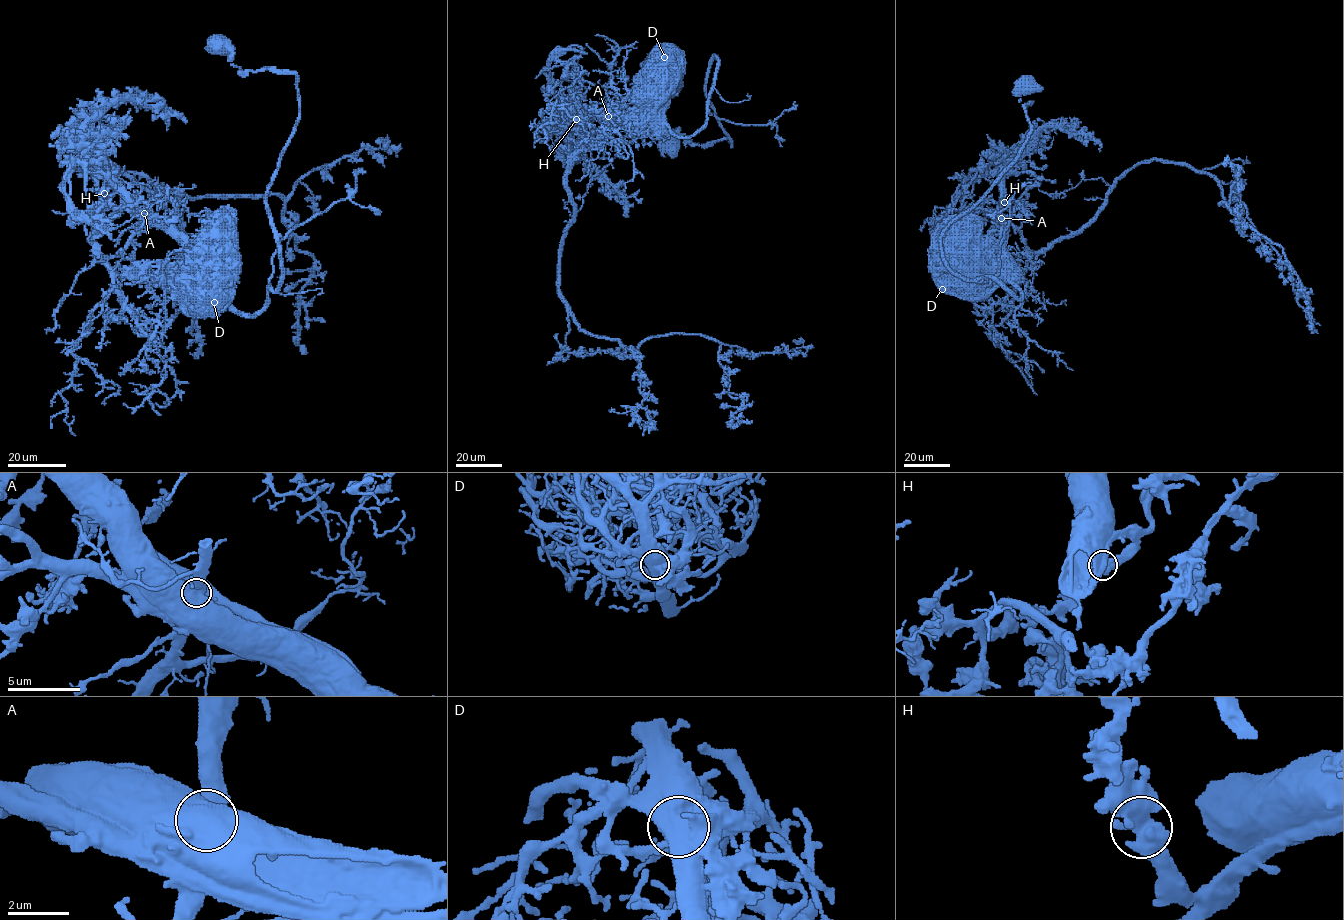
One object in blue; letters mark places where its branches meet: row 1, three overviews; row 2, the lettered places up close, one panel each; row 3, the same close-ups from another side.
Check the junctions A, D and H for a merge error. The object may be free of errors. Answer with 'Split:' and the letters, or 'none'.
Split: A

